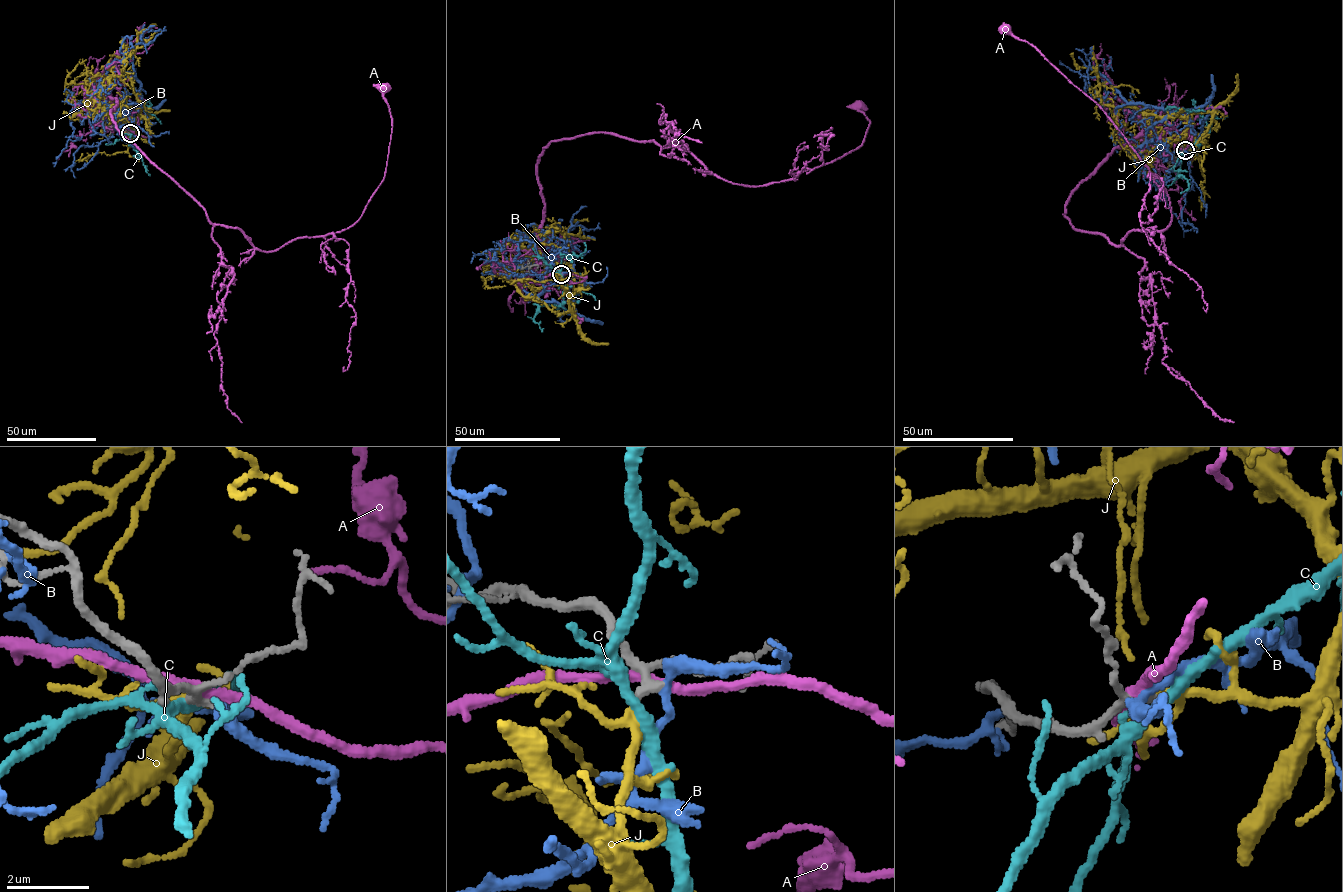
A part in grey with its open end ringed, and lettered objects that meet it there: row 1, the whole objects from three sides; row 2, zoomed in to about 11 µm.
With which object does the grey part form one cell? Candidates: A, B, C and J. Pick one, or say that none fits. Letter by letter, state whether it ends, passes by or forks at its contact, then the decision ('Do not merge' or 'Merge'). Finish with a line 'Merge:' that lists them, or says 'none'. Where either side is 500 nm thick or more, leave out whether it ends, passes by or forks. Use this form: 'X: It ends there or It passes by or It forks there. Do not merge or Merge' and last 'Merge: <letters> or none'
A: It passes by. Do not merge
B: It passes by. Do not merge
C: It passes by. Do not merge
J: It passes by. Merge
Merge: J

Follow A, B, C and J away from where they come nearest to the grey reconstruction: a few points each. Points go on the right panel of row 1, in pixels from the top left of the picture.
A: (1184, 150), (1116, 148), (1070, 195), (1072, 227), (1118, 245), (1171, 207), (1098, 105), (1004, 29)
B: (1185, 150), (1195, 148), (1208, 103), (1169, 113), (1149, 128), (1141, 151), (1156, 179), (1144, 178), (1161, 178)
C: (1186, 150), (1202, 139), (1209, 125), (1196, 108), (1189, 111), (1205, 111)
J: (1185, 150), (1193, 150), (1205, 134), (1211, 112), (1160, 116), (1105, 105), (1096, 72), (1076, 65), (1073, 53)

